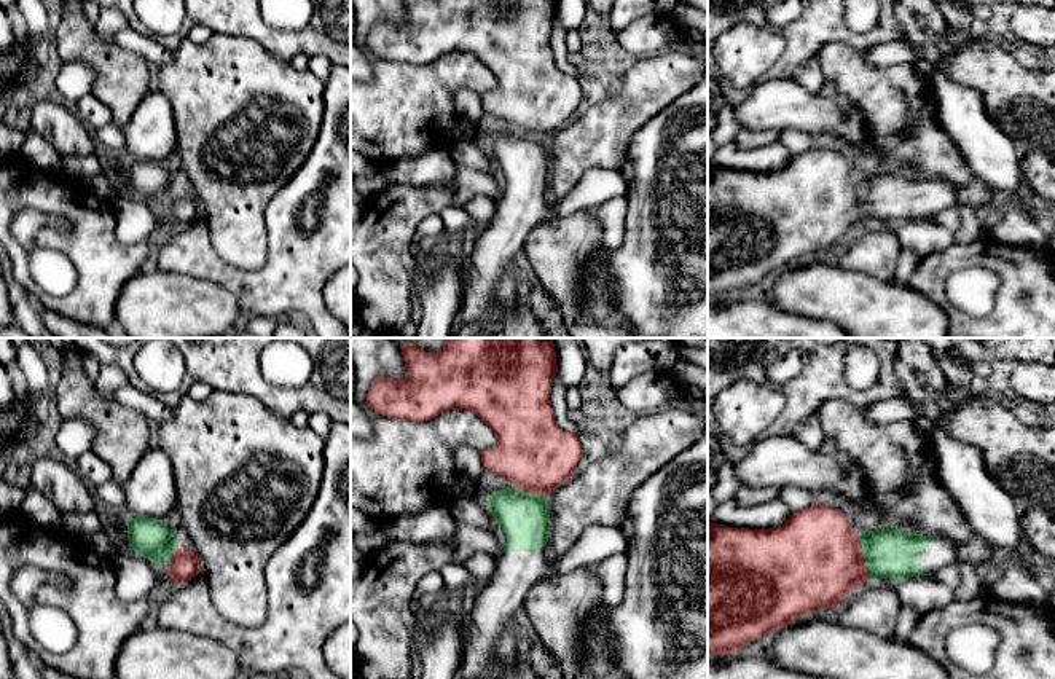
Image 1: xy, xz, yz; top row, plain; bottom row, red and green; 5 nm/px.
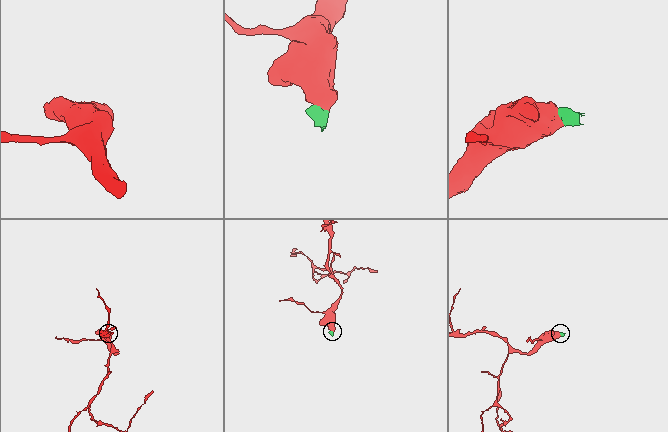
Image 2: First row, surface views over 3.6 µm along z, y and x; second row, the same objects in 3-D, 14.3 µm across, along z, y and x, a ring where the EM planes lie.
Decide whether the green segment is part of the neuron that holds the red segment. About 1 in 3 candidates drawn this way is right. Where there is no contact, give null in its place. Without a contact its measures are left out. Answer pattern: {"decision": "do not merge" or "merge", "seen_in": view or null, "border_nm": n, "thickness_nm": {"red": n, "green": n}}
{"decision": "merge", "seen_in": "yz", "border_nm": 240, "thickness_nm": {"red": 480, "green": 240}}

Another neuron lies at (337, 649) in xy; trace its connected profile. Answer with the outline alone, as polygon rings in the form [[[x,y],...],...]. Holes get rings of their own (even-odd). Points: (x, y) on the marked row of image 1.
[[[351,622],[336,628],[324,642],[327,668],[341,679],[351,679]]]

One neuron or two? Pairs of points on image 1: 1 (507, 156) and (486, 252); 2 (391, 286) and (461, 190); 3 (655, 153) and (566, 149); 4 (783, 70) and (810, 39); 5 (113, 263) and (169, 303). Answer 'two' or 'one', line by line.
1: one
2: one
3: two
4: one
5: two

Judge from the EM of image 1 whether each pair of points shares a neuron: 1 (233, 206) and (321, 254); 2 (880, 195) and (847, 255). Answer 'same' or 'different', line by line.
1: different
2: different

